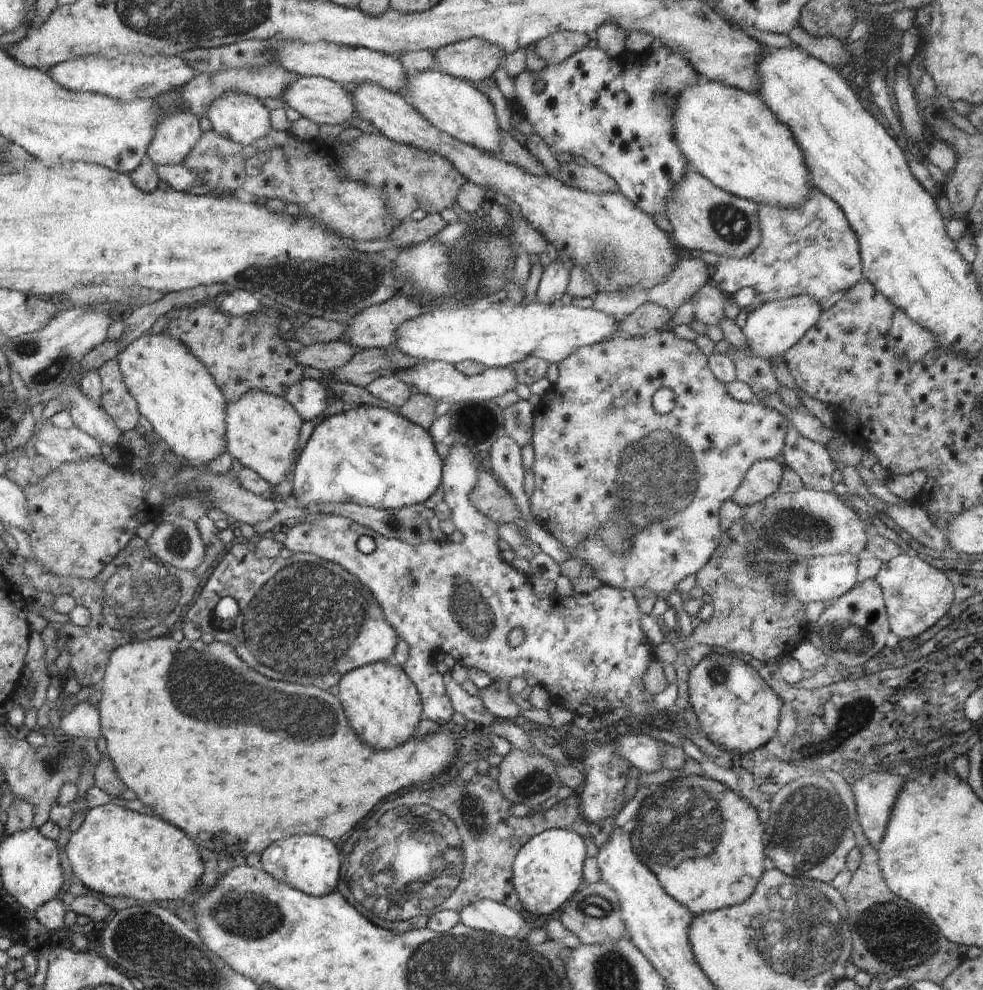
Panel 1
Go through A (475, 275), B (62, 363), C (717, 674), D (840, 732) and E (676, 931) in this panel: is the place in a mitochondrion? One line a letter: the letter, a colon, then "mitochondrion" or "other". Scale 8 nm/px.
A: mitochondrion
B: mitochondrion
C: mitochondrion
D: other
E: other

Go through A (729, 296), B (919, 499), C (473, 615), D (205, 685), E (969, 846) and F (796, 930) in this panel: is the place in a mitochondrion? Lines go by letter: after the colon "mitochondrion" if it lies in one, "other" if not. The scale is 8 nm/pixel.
A: other
B: other
C: mitochondrion
D: mitochondrion
E: other
F: mitochondrion

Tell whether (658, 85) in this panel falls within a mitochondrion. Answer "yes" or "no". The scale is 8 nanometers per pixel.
yes

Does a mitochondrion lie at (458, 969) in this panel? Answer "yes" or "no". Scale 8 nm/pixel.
yes

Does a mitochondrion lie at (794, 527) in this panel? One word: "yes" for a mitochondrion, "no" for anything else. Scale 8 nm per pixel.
yes

